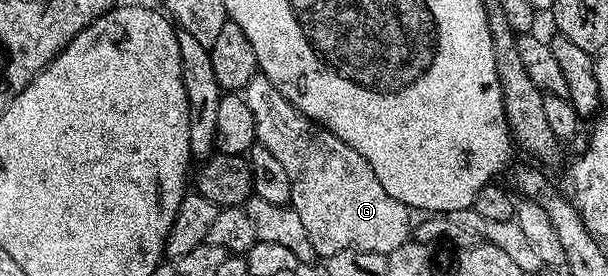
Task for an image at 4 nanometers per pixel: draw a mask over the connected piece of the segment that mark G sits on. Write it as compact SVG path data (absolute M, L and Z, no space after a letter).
M256 76L247 86L245 97L249 112L253 112L258 145L269 148L269 152L273 152L275 159L281 163L281 168L285 168L291 189L289 205L295 209L297 216L301 216L305 223L305 232L309 232L311 249L318 257L320 254L320 259L326 260L333 256L333 252L346 250L364 250L388 255L409 241L413 234L412 211L405 204L401 204L401 200L393 200L393 196L389 196L389 192L381 188L381 180L377 180L369 160L365 160L361 152L349 148L345 140L329 132L326 126L319 125L312 118L306 118L296 106L289 104L289 100L285 100L281 92L277 92L277 88L273 88L273 84L269 84L265 77Z

